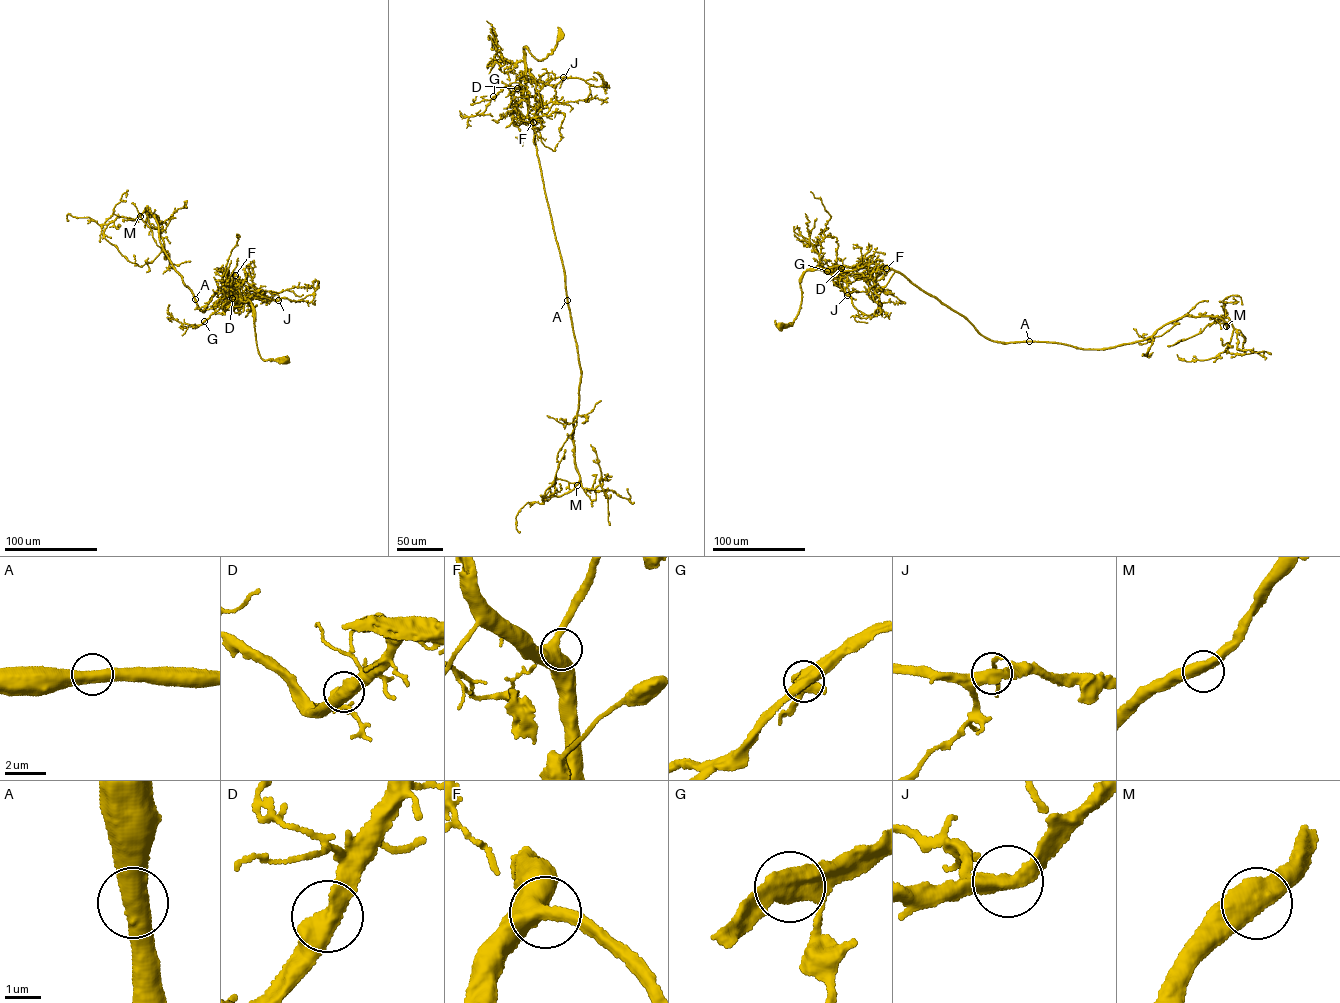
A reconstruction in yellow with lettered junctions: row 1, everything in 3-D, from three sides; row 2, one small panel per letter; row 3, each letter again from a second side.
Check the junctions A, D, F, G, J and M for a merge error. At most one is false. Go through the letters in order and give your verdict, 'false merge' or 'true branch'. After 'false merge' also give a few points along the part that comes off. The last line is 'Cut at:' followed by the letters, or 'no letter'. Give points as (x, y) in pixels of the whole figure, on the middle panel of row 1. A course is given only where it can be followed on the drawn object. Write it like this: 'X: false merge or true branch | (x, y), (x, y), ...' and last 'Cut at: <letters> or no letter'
A: true branch
D: true branch
F: true branch
G: true branch
J: true branch
M: true branch
Cut at: no letter

